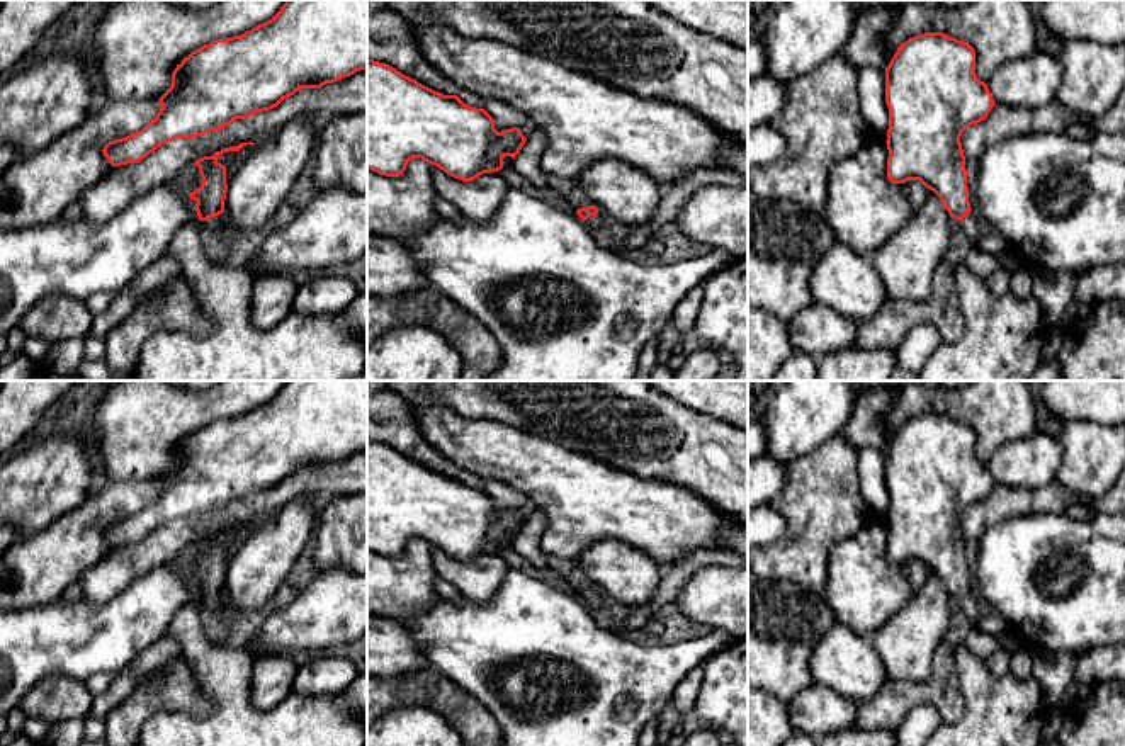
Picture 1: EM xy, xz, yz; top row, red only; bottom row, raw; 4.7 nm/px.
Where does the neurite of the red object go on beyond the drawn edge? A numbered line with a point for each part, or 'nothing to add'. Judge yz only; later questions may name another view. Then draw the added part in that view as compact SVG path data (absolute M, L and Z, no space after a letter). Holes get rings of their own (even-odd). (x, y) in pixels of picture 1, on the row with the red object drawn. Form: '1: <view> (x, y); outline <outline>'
1: yz (971, 225); outline M967 214L962 219L962 226L964 226L965 233L967 233L967 238L970 241L970 246L975 248L979 238L982 236L982 226L979 224L979 221L975 219L974 214Z

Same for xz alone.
1: xz (593, 221); outline M596 214L596 216L590 216L586 219L588 228L603 228L607 226L610 221L605 218L605 214Z

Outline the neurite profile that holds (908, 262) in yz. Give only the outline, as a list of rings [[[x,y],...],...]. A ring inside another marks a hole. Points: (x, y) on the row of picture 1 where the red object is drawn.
[[[928,189],[921,209],[872,257],[884,280],[885,301],[928,301],[938,263],[947,253],[950,214]]]

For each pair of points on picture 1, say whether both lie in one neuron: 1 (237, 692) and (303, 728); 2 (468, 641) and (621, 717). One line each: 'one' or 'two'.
1: one
2: one

